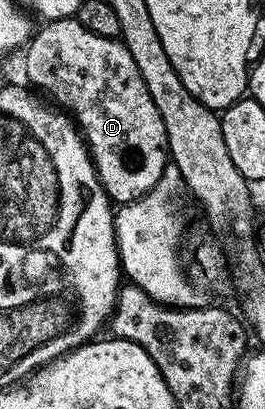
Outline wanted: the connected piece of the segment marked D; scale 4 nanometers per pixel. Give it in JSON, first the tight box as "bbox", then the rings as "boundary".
{"bbox":[24,17,168,205],"boundary":[[[74,17],[47,21],[41,27],[24,49],[29,84],[51,93],[72,115],[111,202],[127,205],[152,191],[168,162],[166,132],[164,119],[156,111],[144,79],[140,79],[140,71],[136,71],[132,55],[121,40],[92,35]]]}

